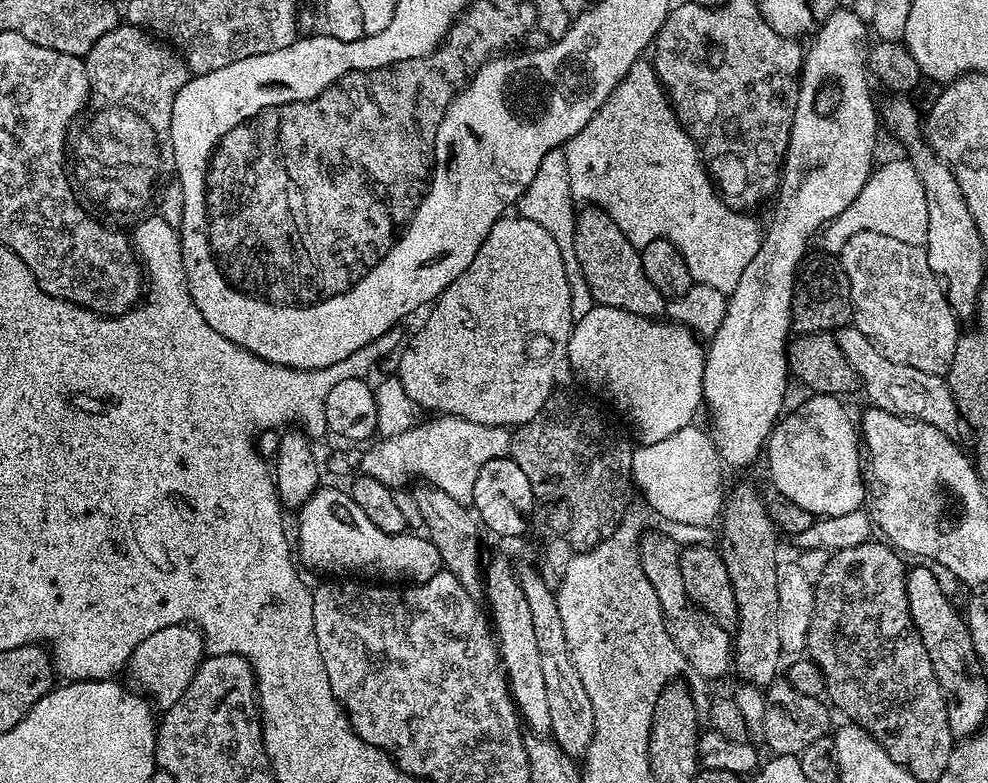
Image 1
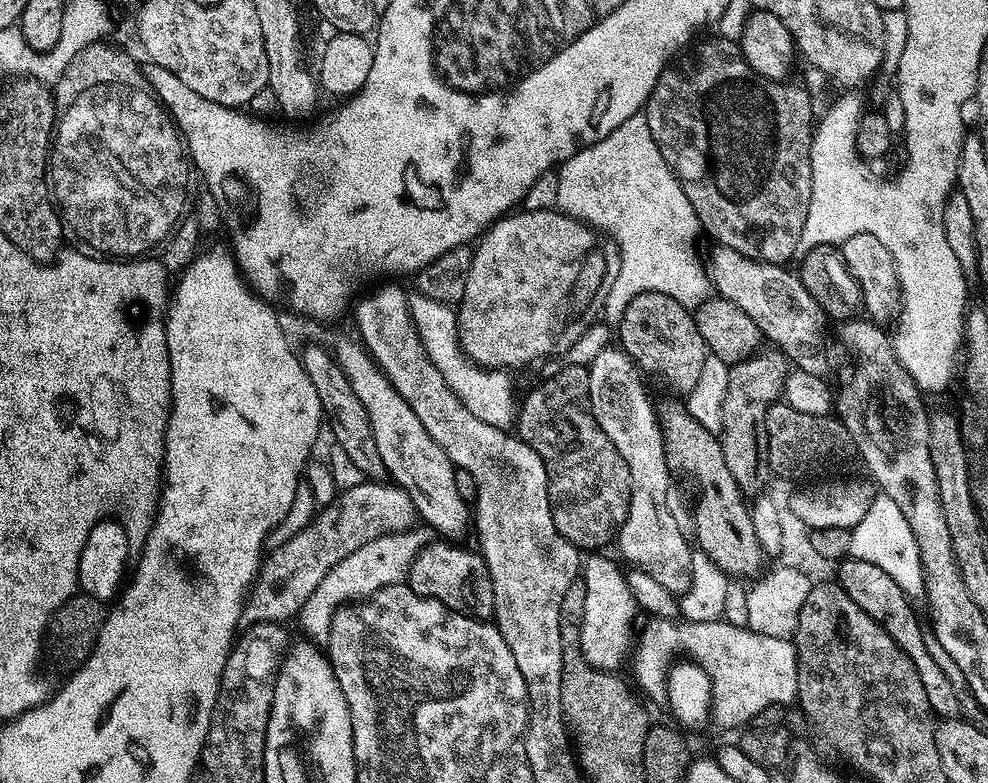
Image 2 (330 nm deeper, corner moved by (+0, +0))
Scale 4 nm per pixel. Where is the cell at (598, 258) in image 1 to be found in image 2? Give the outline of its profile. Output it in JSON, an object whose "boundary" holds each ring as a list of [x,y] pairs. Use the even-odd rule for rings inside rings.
{"boundary":[[[687,410],[672,412],[668,417],[663,417],[662,431],[664,434],[664,457],[669,469],[685,472],[692,476],[696,483],[696,508],[691,509],[692,531],[694,533],[694,544],[699,551],[710,558],[710,562],[724,572],[729,578],[735,576],[752,576],[756,578],[761,575],[760,567],[766,561],[764,548],[758,542],[758,534],[754,534],[754,522],[752,521],[752,510],[745,493],[741,492],[738,482],[734,482],[734,474],[730,474],[730,466],[726,466],[726,458],[722,458],[722,446],[715,433],[701,426]]]}

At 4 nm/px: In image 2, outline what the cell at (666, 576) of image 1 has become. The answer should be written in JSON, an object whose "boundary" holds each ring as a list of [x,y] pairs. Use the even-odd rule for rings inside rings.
{"boundary":[[[619,346],[602,349],[587,369],[590,382],[588,397],[594,418],[598,426],[602,426],[606,438],[614,442],[630,470],[632,493],[626,522],[618,533],[620,552],[632,568],[640,568],[650,574],[650,578],[654,578],[654,582],[662,582],[666,590],[673,594],[684,592],[690,582],[693,549],[689,537],[678,530],[678,522],[674,522],[670,506],[666,506],[670,469],[664,457],[664,434],[661,421],[658,416],[656,420],[656,412],[648,401],[642,373]]]}

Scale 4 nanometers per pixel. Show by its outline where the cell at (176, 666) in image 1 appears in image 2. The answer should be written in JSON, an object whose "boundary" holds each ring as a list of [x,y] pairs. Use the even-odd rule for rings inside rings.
{"boundary":[[[365,482],[345,488],[319,511],[312,524],[263,557],[250,599],[244,606],[245,625],[278,624],[288,622],[291,616],[292,619],[299,617],[306,598],[314,594],[318,582],[322,582],[346,554],[354,554],[358,546],[366,546],[366,542],[374,542],[374,538],[407,532],[418,520],[410,494],[395,482]]]}

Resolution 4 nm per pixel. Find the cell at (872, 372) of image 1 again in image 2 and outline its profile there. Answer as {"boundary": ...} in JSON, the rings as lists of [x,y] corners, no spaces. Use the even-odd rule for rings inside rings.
{"boundary":[[[716,244],[713,249],[706,256],[706,273],[715,295],[734,302],[738,310],[746,310],[761,337],[779,348],[799,371],[824,376],[828,360],[824,357],[824,330],[820,326],[822,313],[806,286],[802,286],[799,275],[787,272],[788,268],[779,264],[751,260],[724,244]]]}

